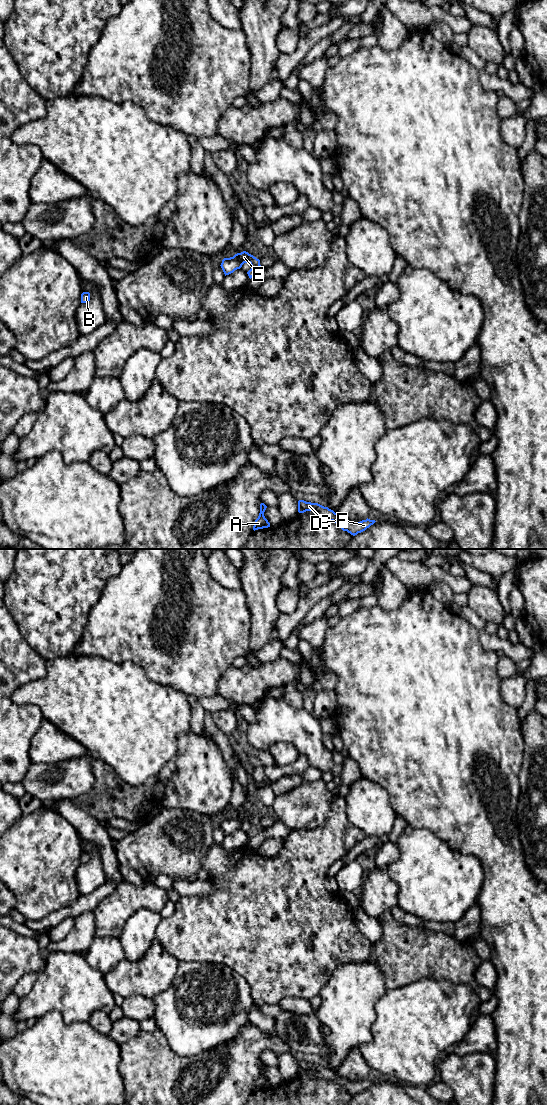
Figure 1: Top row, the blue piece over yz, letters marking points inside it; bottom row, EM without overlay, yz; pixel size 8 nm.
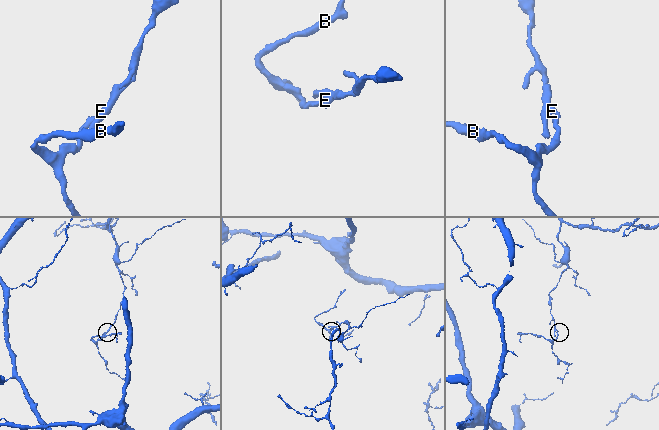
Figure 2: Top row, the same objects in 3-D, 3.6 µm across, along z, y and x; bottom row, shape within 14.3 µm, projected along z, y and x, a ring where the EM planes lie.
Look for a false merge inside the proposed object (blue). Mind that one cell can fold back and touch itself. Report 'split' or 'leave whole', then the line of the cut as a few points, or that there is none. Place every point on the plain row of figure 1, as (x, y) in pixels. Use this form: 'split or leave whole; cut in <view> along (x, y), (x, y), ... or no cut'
leave whole; no cut

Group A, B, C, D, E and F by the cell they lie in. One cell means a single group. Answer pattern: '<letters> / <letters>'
A B C D E F

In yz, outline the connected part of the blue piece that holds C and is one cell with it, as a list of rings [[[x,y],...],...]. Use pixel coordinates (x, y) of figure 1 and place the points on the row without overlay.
[[[299,1060],[298,1072],[304,1073],[306,1071],[314,1071],[320,1079],[323,1079],[325,1081],[335,1082],[336,1084],[339,1085],[339,1087],[343,1091],[347,1091],[353,1096],[365,1091],[367,1088],[369,1088],[371,1085],[373,1085],[376,1082],[375,1080],[370,1080],[368,1078],[360,1082],[351,1082],[339,1076],[337,1073],[335,1073],[333,1070],[329,1069],[328,1067],[324,1067],[318,1063],[311,1063],[311,1062],[306,1062],[304,1060]]]

